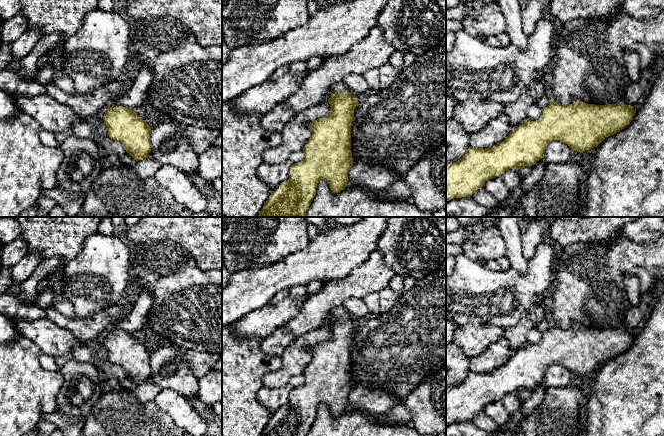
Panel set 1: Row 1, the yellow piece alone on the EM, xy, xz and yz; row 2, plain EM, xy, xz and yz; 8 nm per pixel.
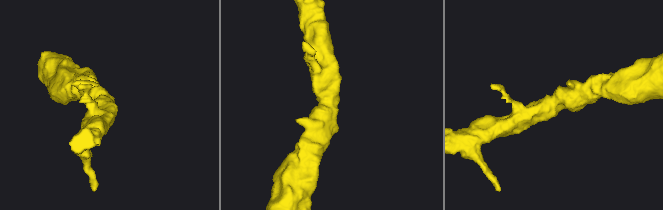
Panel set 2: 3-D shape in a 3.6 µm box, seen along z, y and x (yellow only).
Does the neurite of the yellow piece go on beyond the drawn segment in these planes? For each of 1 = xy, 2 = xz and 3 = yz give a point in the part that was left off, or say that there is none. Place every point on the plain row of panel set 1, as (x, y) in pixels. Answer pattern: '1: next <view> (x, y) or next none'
1: next none
2: next none
3: next none

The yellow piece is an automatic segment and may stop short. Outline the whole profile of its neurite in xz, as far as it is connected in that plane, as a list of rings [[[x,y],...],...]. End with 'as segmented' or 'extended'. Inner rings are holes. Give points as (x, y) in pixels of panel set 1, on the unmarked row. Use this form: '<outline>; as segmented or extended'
[[[350,316],[332,317],[328,323],[331,336],[309,348],[312,354],[303,376],[305,383],[295,387],[289,394],[289,403],[279,409],[278,415],[272,415],[260,436],[307,436],[315,418],[317,407],[325,403],[333,417],[342,415],[353,389],[351,376],[351,347],[354,333],[359,326]]]; as segmented

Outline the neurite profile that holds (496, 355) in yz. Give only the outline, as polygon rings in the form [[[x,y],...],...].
[[[502,337],[480,355],[470,358],[469,370],[481,373],[490,372],[504,365],[512,353],[508,341]]]

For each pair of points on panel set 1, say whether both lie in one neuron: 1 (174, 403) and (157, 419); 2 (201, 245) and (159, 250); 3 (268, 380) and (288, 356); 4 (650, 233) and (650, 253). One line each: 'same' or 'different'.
1: different
2: different
3: same
4: different

